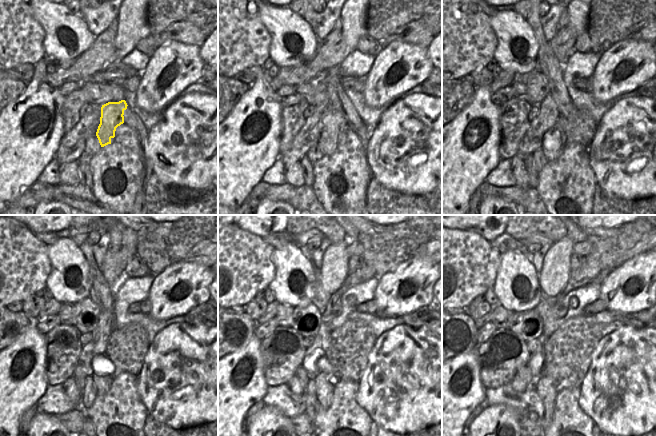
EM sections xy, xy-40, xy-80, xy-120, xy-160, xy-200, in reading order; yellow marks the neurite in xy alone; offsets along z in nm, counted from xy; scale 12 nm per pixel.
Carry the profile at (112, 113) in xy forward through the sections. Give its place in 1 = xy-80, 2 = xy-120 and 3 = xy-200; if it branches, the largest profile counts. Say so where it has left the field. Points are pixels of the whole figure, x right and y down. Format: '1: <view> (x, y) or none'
1: xy-80 (551, 152)
2: xy-120 (103, 379)
3: xy-200 (546, 389)

